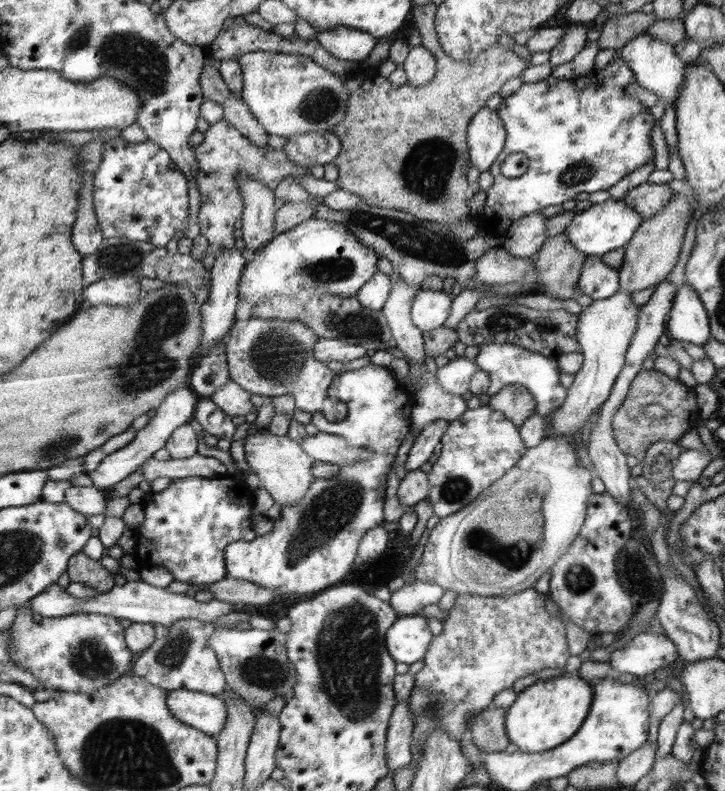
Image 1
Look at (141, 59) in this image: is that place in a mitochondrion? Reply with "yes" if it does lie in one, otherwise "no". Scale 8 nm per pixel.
yes

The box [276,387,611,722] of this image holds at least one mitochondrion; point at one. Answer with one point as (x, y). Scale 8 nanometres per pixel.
(333, 509)

